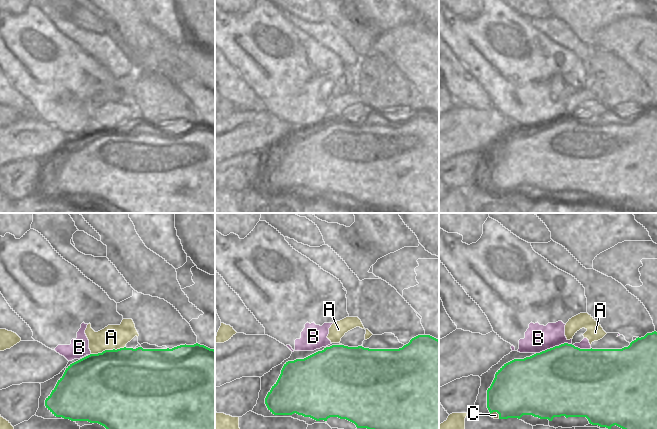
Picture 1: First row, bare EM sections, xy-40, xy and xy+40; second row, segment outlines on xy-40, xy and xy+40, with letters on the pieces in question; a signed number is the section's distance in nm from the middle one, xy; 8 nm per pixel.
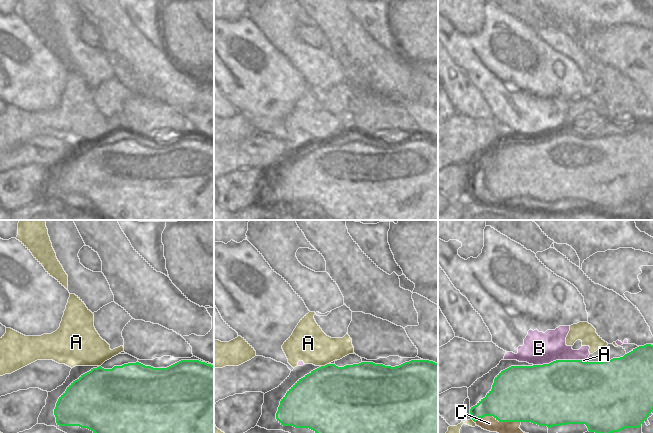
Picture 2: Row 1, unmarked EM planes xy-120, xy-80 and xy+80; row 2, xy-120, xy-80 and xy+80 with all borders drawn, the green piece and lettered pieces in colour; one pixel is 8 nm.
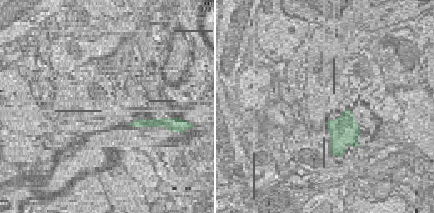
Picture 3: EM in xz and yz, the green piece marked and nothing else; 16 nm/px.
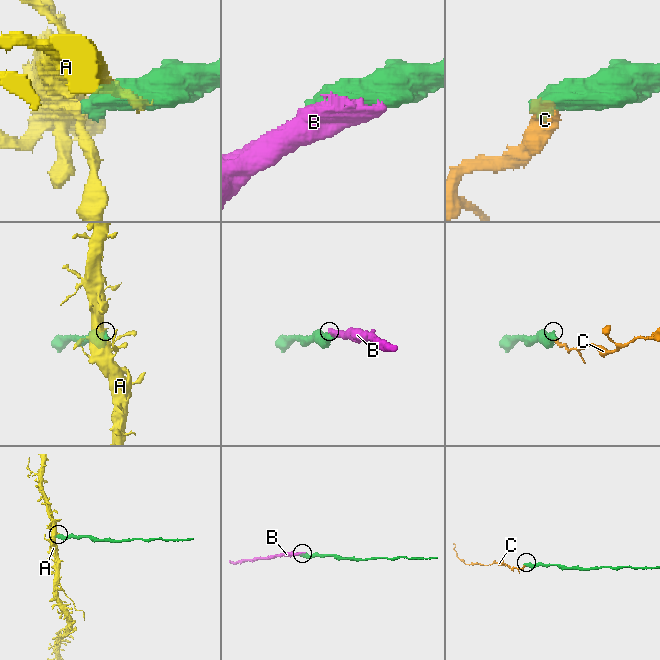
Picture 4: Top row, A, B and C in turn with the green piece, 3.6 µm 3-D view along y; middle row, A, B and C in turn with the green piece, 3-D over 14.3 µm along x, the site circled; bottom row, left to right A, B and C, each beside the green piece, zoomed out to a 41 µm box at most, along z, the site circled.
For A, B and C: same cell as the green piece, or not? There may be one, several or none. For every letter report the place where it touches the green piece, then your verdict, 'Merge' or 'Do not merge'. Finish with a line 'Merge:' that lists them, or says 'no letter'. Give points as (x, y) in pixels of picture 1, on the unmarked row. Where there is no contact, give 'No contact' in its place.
A: Touches green at xy-40 (107, 126). Do not merge
B: Touches green at xy+40 (553, 123). Merge
C: Touches green at xy+40 (496, 187). Do not merge
Merge: B

